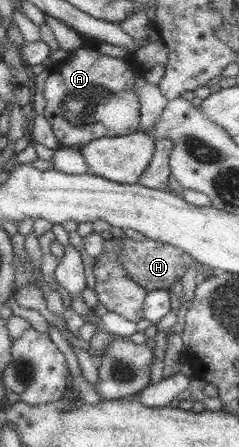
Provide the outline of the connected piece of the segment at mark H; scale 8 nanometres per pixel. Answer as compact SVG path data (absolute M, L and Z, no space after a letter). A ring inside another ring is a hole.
M125 237L121 239L118 246L120 246L118 261L121 268L133 282L140 284L147 293L155 290L167 291L196 264L196 260L187 252L183 252L181 248L158 240L146 238L143 241L135 241Z

